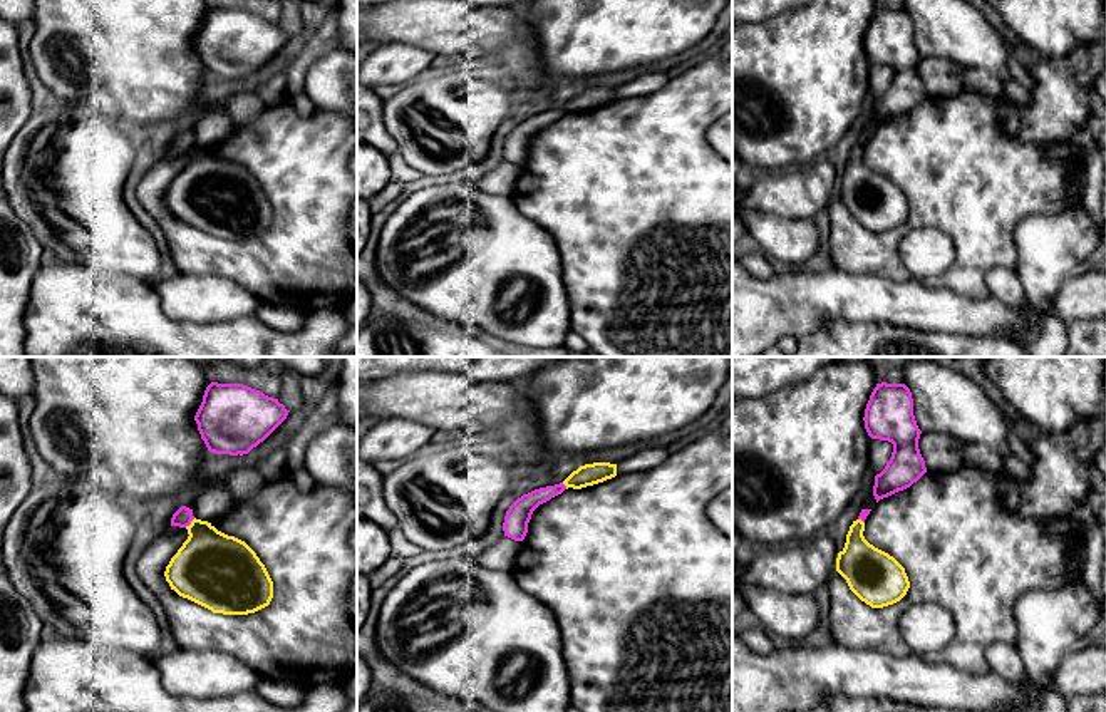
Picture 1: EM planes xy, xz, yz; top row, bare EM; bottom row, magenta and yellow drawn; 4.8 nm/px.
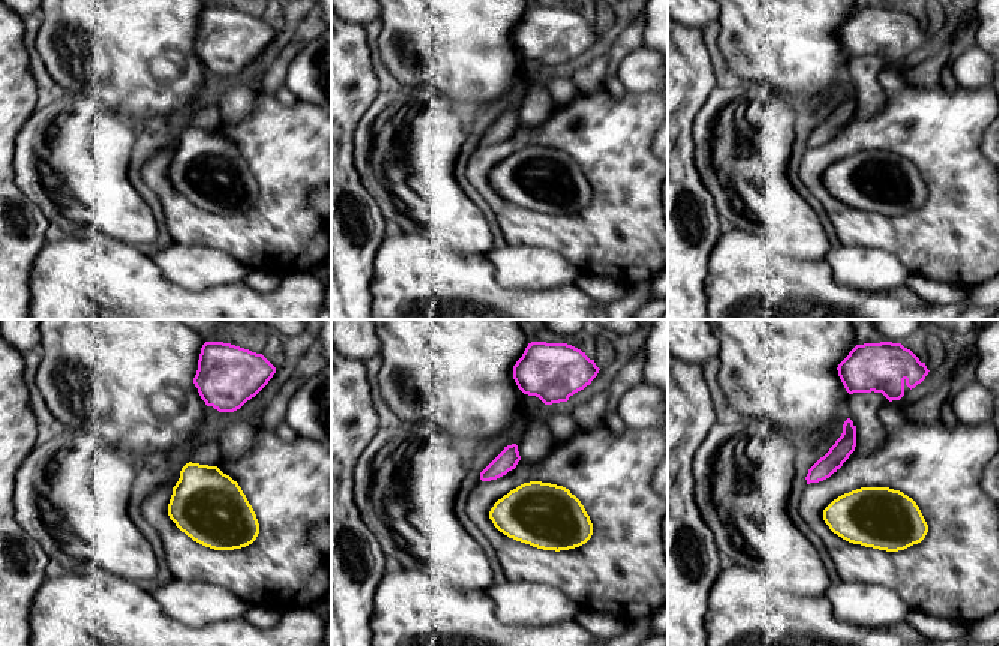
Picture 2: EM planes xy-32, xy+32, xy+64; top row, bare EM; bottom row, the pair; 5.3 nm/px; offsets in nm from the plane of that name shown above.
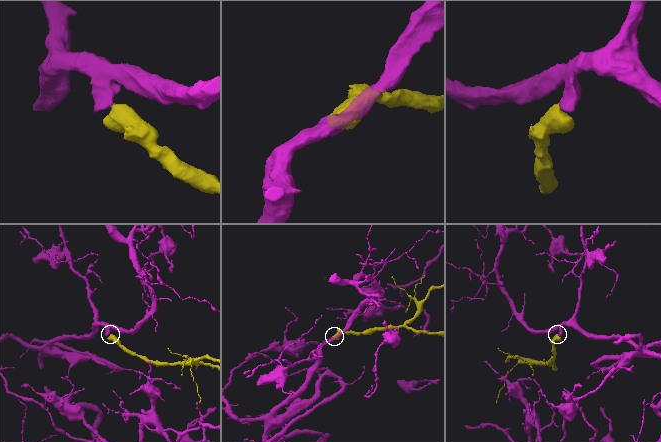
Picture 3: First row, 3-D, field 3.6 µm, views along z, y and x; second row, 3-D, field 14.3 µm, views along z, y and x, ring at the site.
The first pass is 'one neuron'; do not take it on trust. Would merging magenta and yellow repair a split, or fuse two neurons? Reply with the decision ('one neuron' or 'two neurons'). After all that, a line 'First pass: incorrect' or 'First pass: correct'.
two neurons
First pass: incorrect

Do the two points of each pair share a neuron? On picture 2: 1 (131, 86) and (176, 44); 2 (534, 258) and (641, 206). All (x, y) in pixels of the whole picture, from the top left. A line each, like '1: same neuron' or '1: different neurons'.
1: same neuron
2: different neurons

